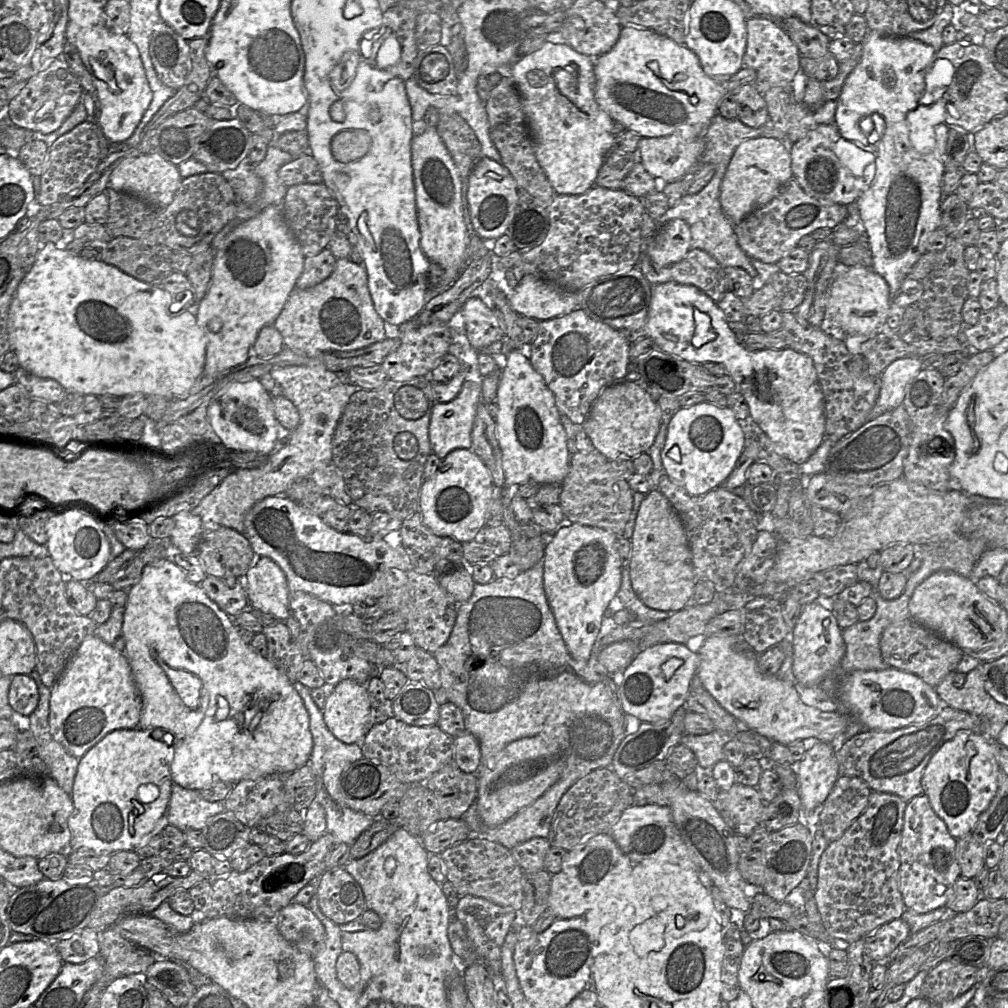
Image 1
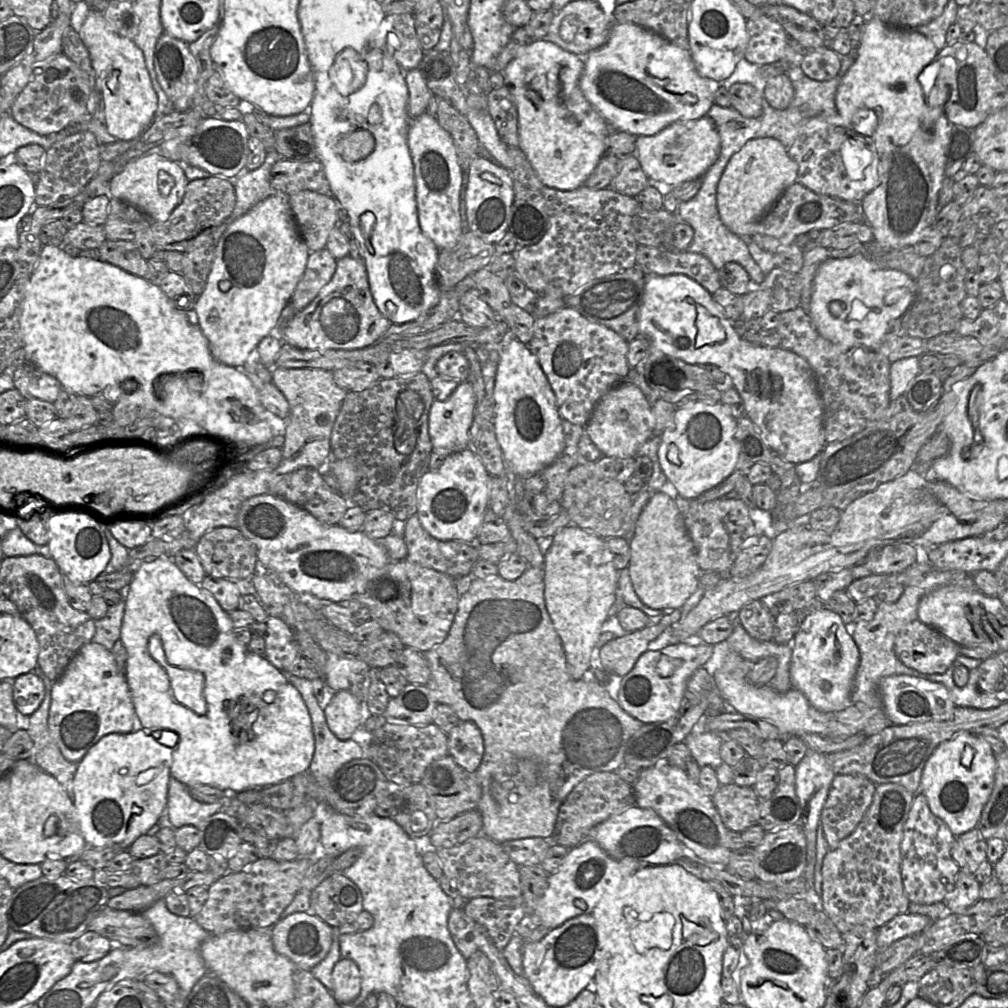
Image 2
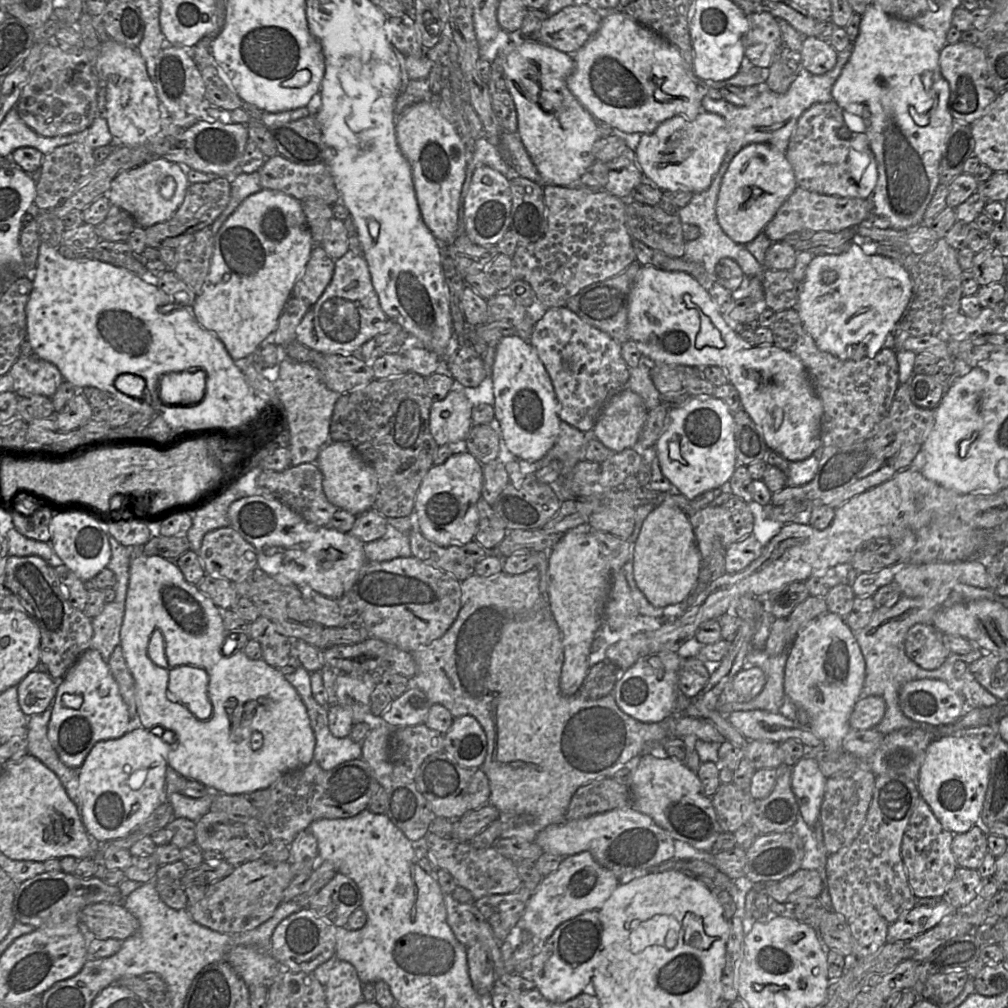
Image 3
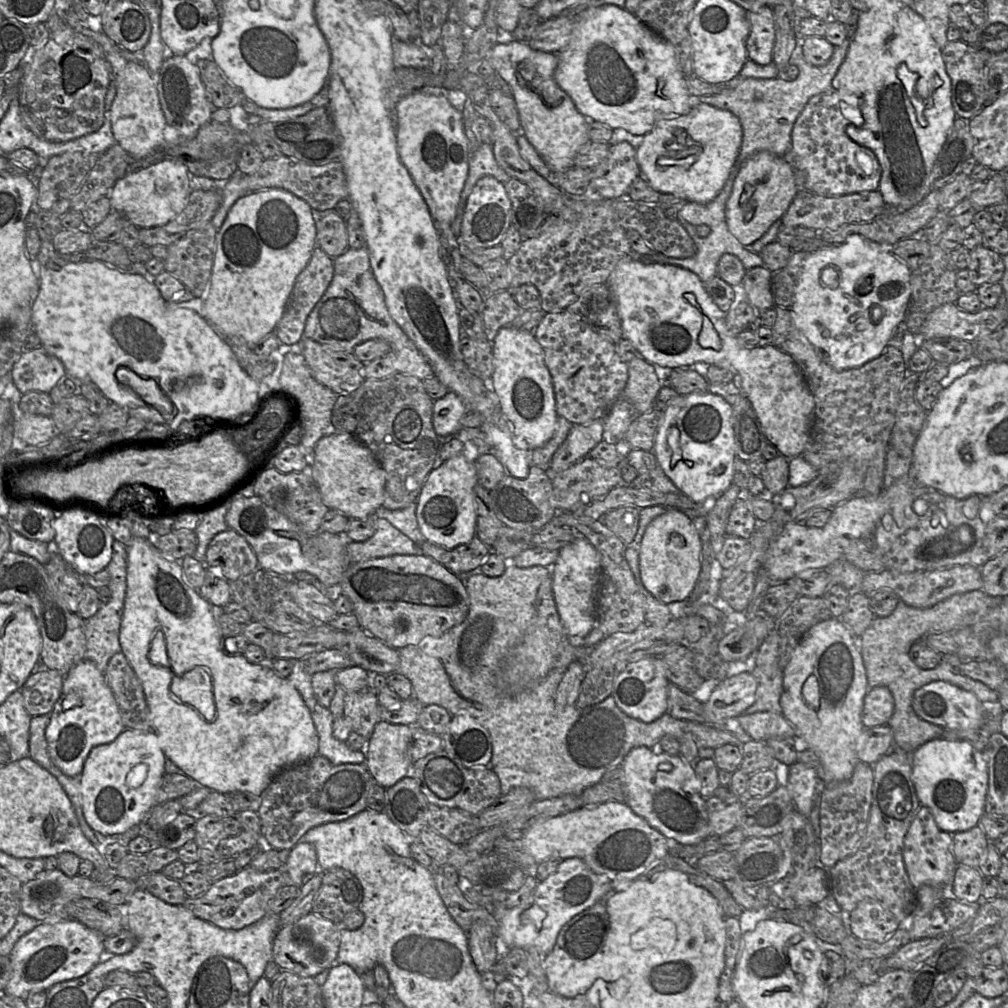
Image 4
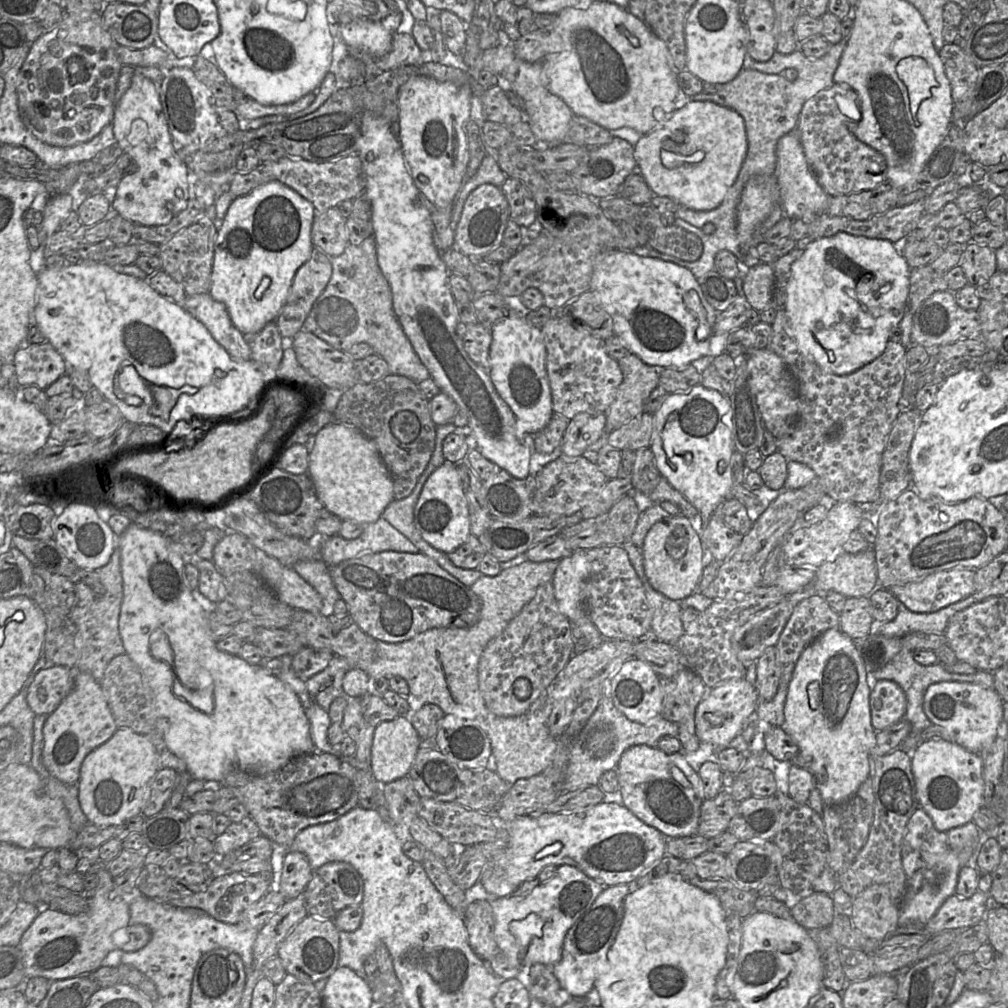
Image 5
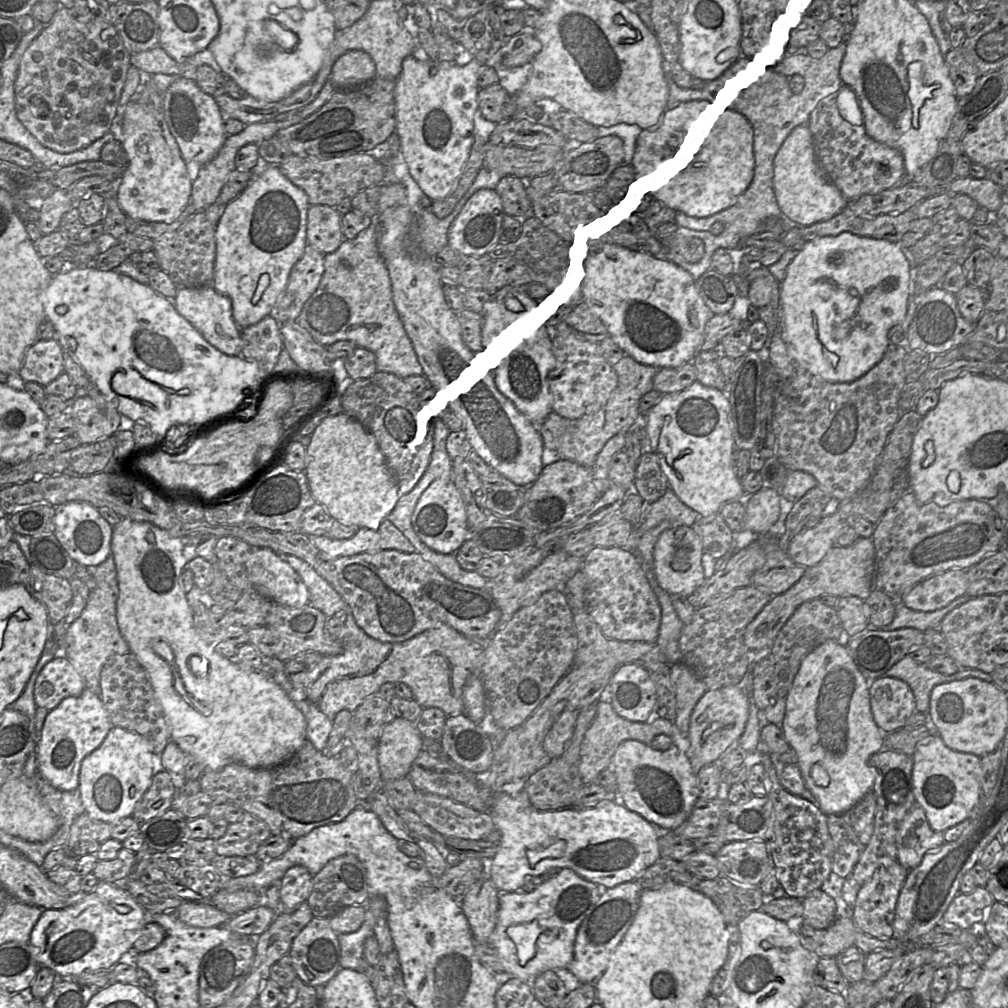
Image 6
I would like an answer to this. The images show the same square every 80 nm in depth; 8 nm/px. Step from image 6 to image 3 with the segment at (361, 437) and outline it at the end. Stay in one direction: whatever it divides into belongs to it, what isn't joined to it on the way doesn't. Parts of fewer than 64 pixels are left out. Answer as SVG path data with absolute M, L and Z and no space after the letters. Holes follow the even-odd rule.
M330 441L321 449L316 464L322 473L323 491L330 503L355 516L371 509L378 491L377 476L350 444Z

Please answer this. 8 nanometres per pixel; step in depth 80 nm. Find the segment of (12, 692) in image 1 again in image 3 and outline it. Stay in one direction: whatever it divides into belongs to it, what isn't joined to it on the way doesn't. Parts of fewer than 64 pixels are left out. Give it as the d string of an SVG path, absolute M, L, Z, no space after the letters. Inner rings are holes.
M29 672L17 685L18 702L28 716L44 712L53 701L61 679L54 679L49 673Z

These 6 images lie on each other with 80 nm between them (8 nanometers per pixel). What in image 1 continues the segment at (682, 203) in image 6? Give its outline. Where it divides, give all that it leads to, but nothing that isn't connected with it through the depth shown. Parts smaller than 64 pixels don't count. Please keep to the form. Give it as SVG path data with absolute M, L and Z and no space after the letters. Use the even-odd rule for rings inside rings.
M678 135L641 137L637 157L645 170L660 183L681 180L700 162L704 138L685 141Z

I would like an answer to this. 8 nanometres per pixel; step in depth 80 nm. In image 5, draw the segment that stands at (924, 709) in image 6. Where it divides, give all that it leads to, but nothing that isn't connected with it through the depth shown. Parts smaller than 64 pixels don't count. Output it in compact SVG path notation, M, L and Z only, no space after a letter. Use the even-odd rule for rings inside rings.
M902 649L881 669L870 672L869 679L872 681L891 680L903 689L907 698L907 709L904 718L911 723L912 730L910 734L921 734L923 730L932 724L923 709L924 694L931 684L943 681L959 681L975 683L985 688L994 689L994 675L992 672L978 670L974 674L956 674L947 671L941 663L924 666L913 659L913 651L908 649Z

